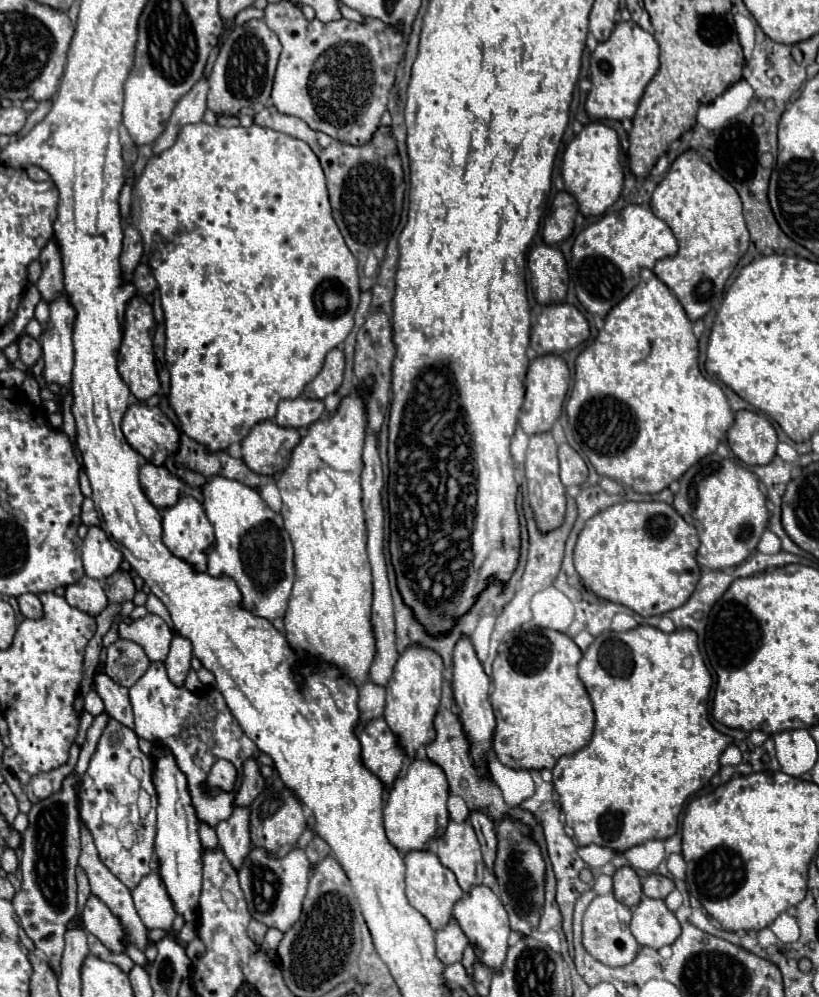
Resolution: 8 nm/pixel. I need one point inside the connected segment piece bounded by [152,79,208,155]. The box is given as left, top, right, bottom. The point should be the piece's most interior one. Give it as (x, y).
(191, 107)

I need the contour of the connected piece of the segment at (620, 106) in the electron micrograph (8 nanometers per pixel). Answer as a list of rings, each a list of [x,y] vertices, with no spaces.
[[[634,21],[616,23],[612,35],[600,41],[590,55],[592,89],[586,99],[586,113],[594,119],[632,119],[644,87],[658,71],[658,43]]]

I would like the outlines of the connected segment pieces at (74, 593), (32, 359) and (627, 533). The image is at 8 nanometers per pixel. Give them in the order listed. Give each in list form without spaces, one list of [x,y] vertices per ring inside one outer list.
[[[86,575],[78,583],[68,585],[64,597],[72,607],[82,609],[90,615],[98,615],[108,603],[100,581],[96,581],[92,577],[86,577]]]
[[[22,333],[16,343],[18,343],[18,351],[20,351],[20,361],[22,361],[26,367],[32,367],[32,365],[40,359],[40,355],[42,355],[40,343],[38,343],[34,337],[26,335],[26,333]]]
[[[624,501],[596,513],[592,519],[586,521],[574,547],[574,567],[582,577],[584,585],[598,597],[626,605],[642,617],[662,615],[670,609],[676,609],[678,605],[684,605],[694,591],[694,585],[700,577],[700,567],[696,563],[698,545],[700,541],[696,529],[688,525],[684,517],[674,511],[672,505],[660,501]]]

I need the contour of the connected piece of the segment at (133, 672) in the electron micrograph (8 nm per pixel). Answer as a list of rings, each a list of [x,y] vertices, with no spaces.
[[[116,641],[108,647],[108,659],[104,671],[114,683],[130,689],[142,677],[142,673],[146,673],[148,667],[150,661],[138,643]]]

